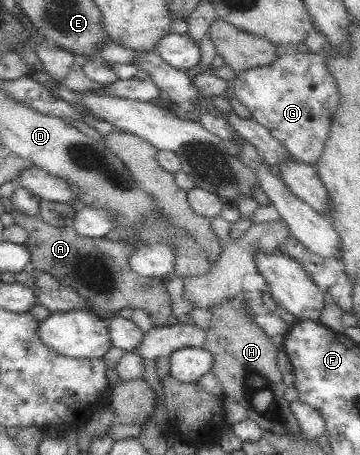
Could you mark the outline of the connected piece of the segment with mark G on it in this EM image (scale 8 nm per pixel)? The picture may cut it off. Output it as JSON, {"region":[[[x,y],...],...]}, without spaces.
{"region":[[[289,49],[285,55],[277,56],[272,65],[239,72],[232,82],[232,89],[237,100],[253,114],[253,119],[269,129],[271,135],[279,139],[291,155],[305,164],[316,166],[327,140],[332,118],[340,105],[339,91],[335,85],[335,79],[327,71],[327,62],[325,62],[323,52],[299,53],[296,49]]]}

